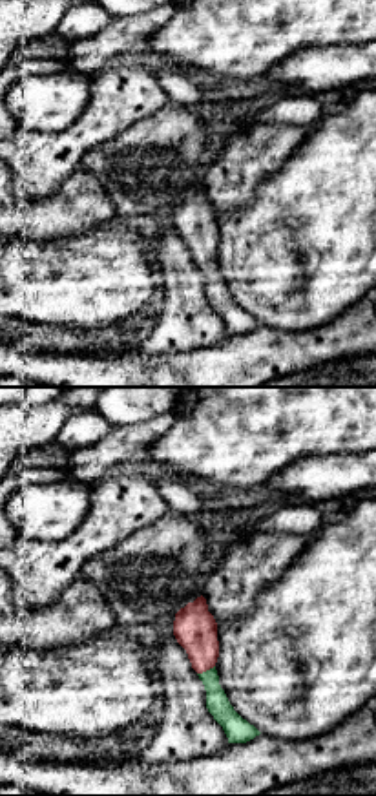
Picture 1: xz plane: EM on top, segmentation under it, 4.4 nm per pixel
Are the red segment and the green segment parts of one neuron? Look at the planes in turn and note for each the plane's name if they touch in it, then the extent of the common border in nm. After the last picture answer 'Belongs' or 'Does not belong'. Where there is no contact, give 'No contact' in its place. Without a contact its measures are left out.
Touches red in xz. Shared border 90 nm

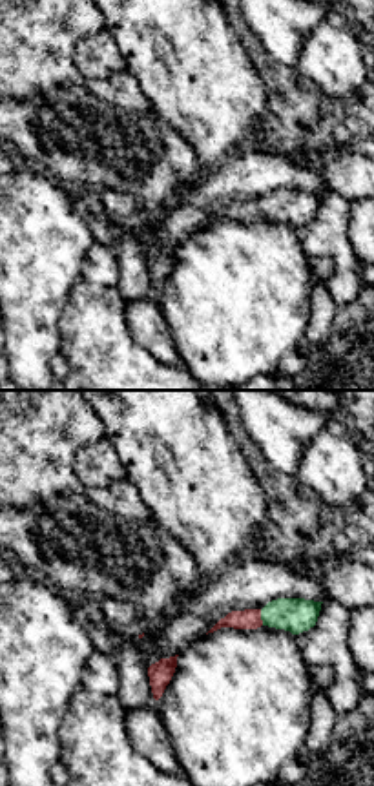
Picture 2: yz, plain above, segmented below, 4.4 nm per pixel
Touches red in yz. Shared border 70 nm

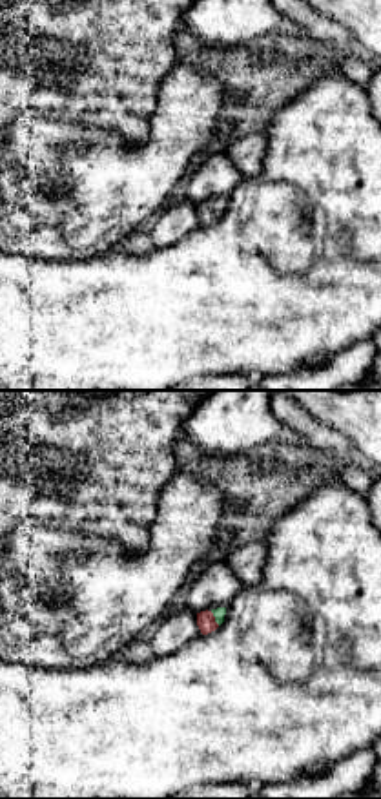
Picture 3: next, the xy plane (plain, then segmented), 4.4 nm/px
Touches red in xy. Shared border 80 nm

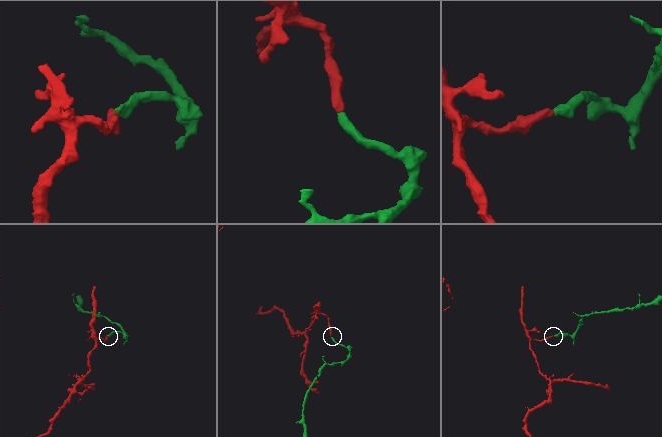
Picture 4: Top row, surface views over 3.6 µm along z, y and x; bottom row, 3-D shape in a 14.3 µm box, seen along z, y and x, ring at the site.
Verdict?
Belongs

